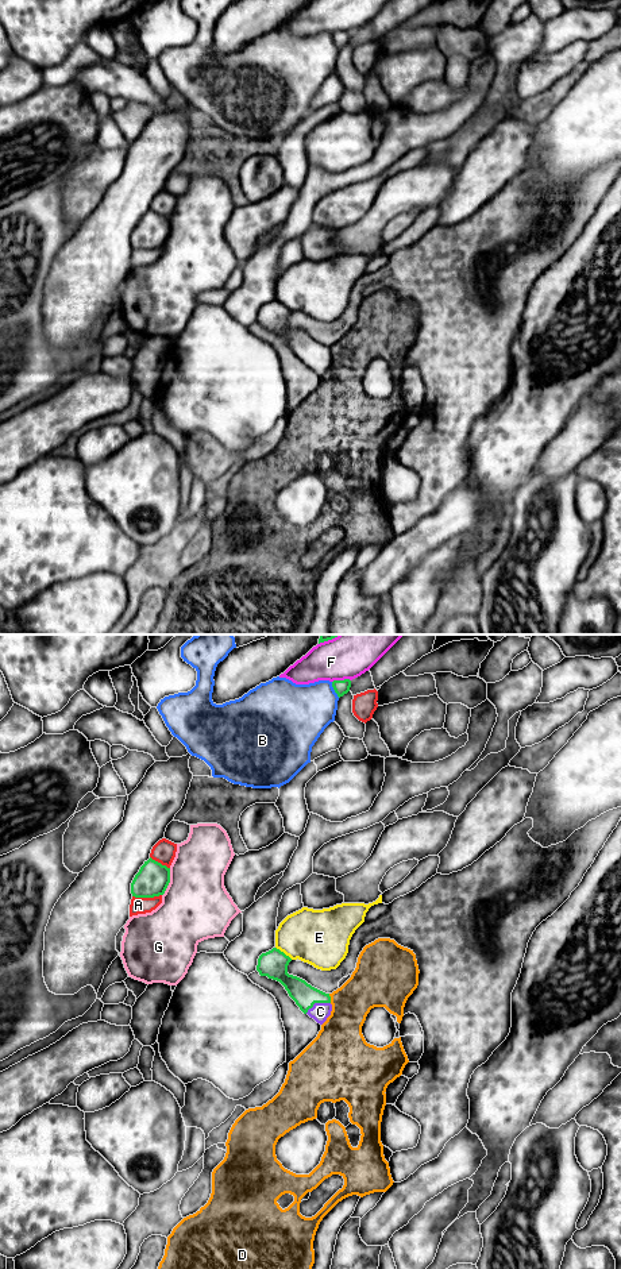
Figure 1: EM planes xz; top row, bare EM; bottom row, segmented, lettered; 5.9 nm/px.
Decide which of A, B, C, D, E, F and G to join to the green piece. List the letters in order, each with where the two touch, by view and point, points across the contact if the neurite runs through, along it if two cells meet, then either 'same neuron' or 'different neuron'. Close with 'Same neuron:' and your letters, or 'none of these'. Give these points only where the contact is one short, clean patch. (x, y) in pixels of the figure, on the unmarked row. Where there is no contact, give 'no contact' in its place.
A: meets green in xz at (146, 249); different neuron
B: meets green in xz at (335, 42); different neuron
C: meets green in xz at (317, 354); same neuron
D: meets green in xz at (330, 350); different neuron
E: meets green in xz at (282, 304); different neuron
F: meets green in xz at (340, 33); different neuron
G: meets green in xz at (169, 234); different neuron
Same neuron: C

